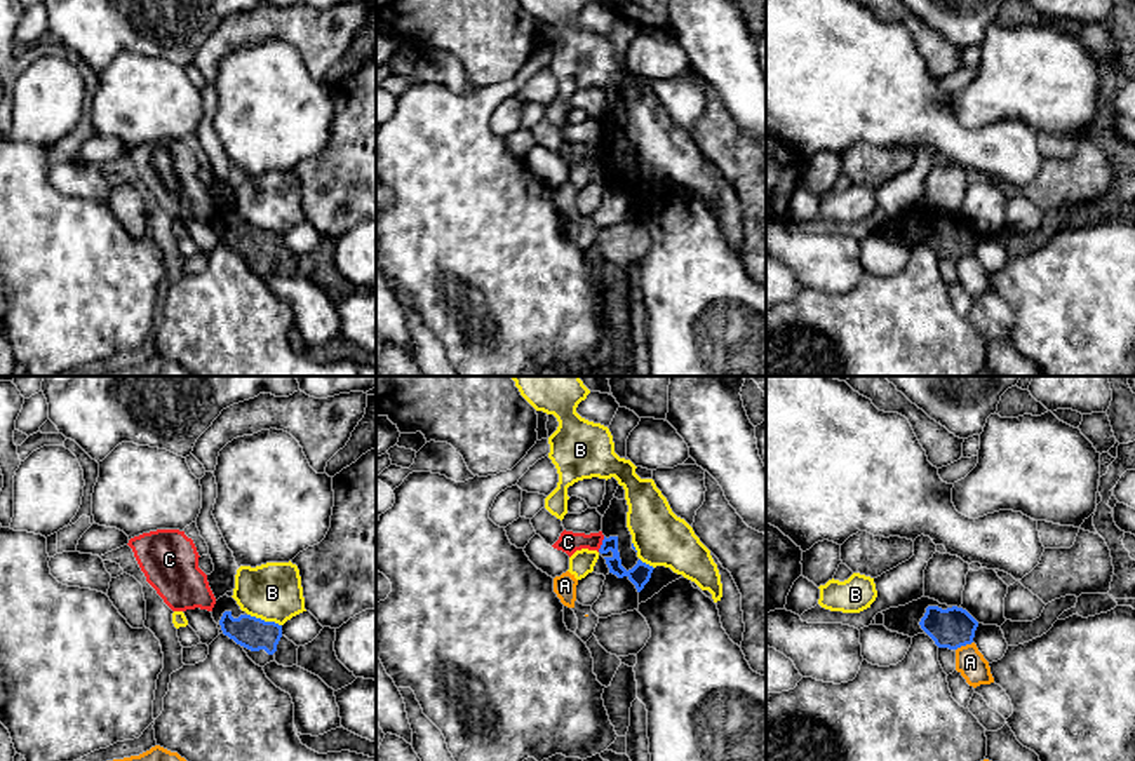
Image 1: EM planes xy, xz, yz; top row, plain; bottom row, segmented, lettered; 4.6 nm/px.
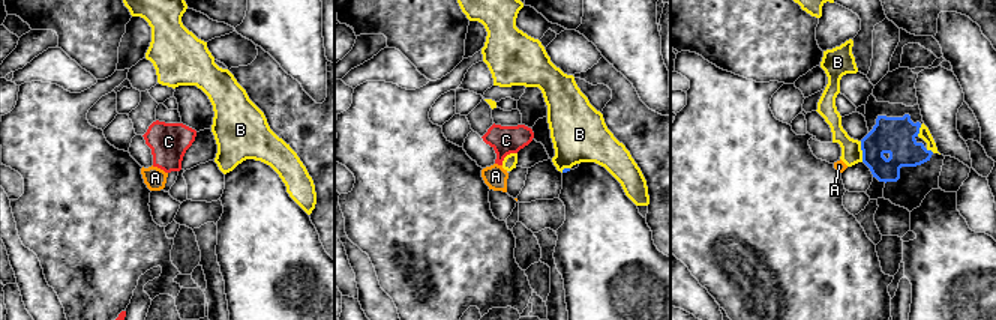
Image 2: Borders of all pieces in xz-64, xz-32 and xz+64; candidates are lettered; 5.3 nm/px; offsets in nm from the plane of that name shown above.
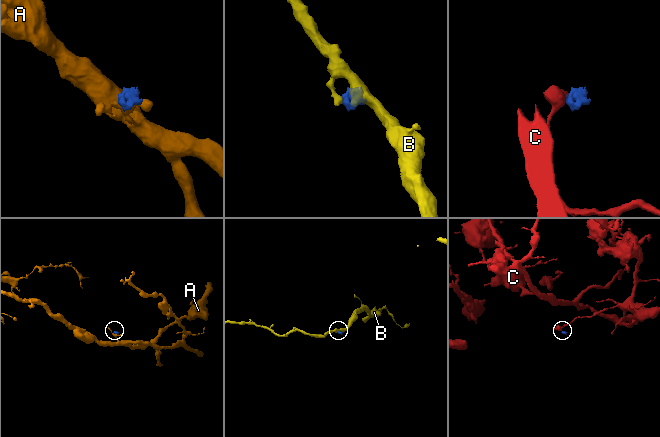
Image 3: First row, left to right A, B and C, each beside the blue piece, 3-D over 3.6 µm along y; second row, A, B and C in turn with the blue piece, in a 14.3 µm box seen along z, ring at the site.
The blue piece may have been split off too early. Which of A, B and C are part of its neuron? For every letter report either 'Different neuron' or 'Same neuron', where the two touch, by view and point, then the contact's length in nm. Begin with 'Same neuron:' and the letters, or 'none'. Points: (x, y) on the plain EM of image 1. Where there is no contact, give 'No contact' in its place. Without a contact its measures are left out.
Same neuron: none
A: Different neuron. Touches blue at yz (963, 255). Shared border 90 nm
B: Different neuron. Touches blue at xy (263, 230). Shared border 170 nm
C: Different neuron. Touches blue at xz (603, 154). Shared border 80 nm

